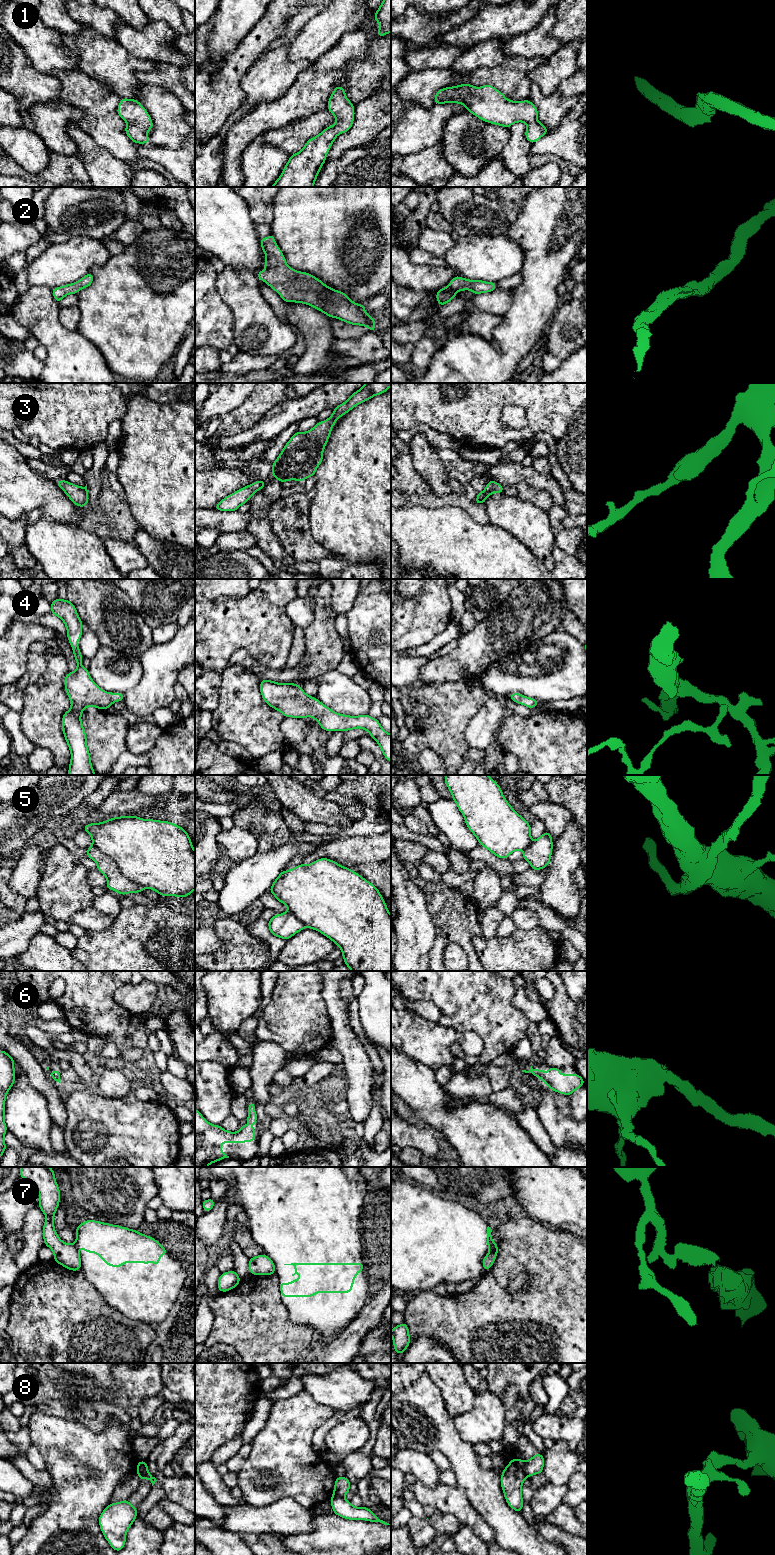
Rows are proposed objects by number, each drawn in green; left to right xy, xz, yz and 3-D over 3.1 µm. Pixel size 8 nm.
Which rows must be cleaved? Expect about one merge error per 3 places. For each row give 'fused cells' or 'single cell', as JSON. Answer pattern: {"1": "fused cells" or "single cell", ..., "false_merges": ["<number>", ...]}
{"1": "single cell", "2": "single cell", "3": "single cell", "4": "single cell", "5": "fused cells", "6": "single cell", "7": "fused cells", "8": "fused cells", "false_merges": ["5", "7", "8"]}

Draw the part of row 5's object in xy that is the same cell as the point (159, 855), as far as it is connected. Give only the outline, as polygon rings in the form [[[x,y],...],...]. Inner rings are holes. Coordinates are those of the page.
[[[121,816],[86,824],[83,830],[90,834],[94,847],[113,859],[121,873],[142,888],[176,897],[189,897],[195,890],[195,850],[184,828],[168,821]]]

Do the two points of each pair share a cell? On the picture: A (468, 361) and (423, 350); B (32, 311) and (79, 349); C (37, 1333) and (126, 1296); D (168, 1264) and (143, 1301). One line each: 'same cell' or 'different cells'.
A: different cells
B: same cell
C: different cells
D: same cell

